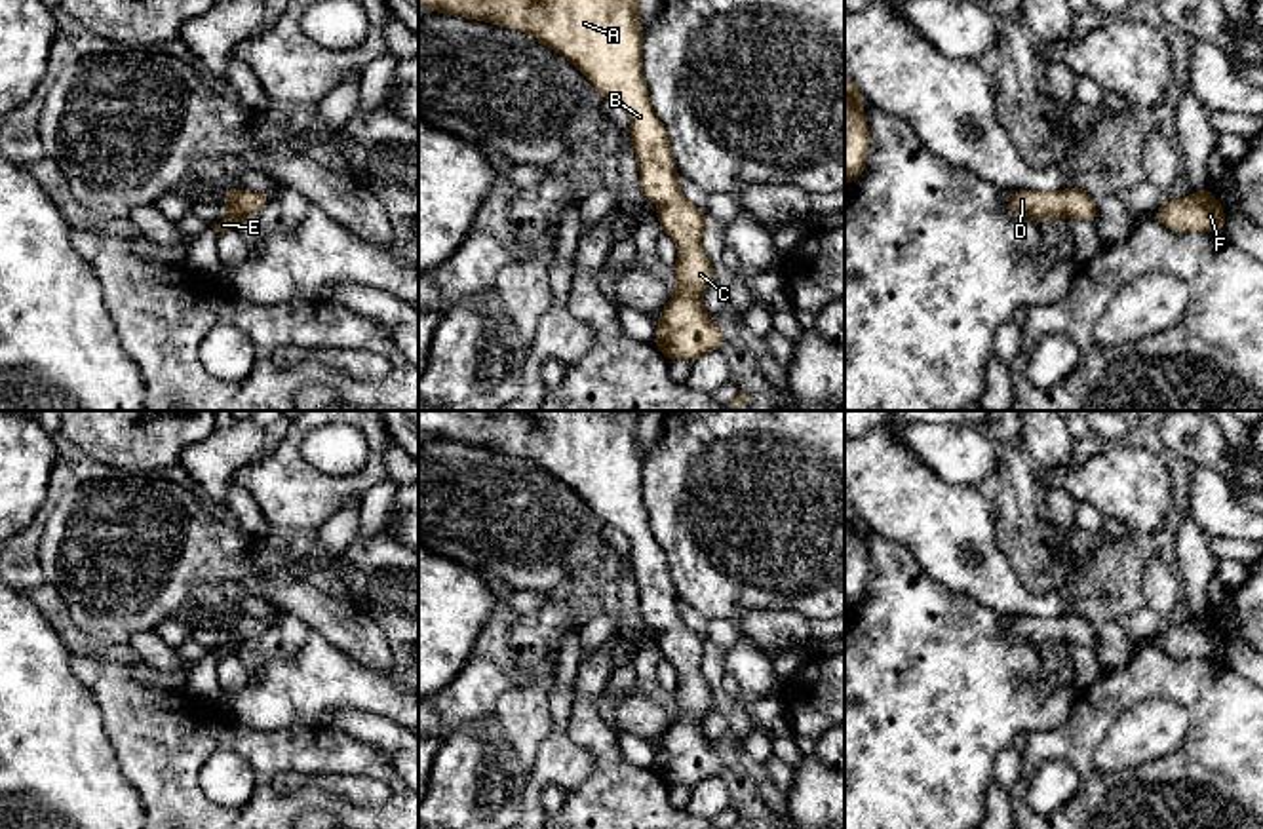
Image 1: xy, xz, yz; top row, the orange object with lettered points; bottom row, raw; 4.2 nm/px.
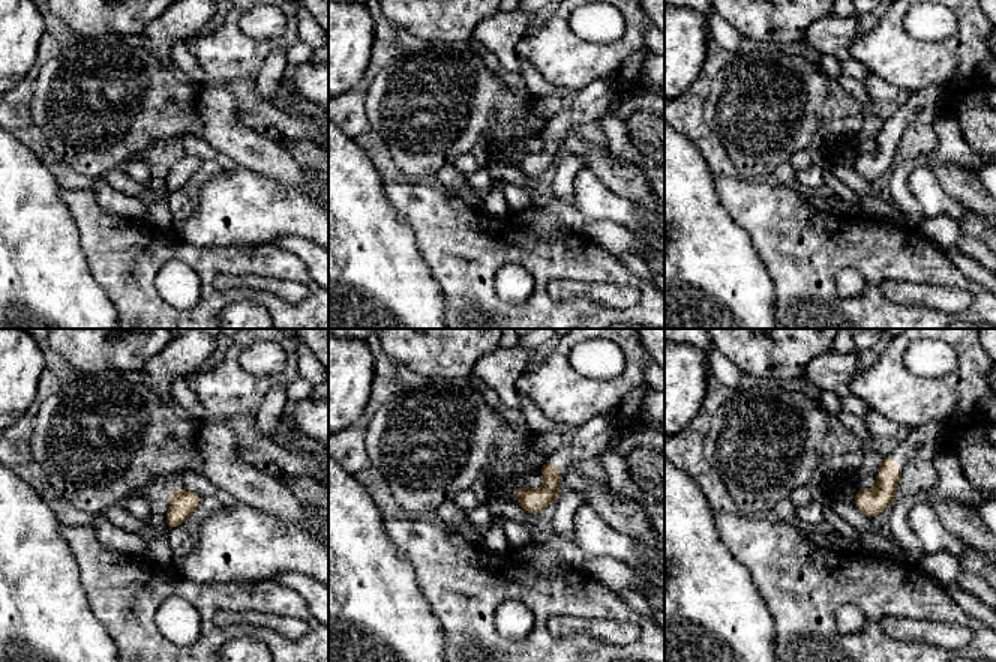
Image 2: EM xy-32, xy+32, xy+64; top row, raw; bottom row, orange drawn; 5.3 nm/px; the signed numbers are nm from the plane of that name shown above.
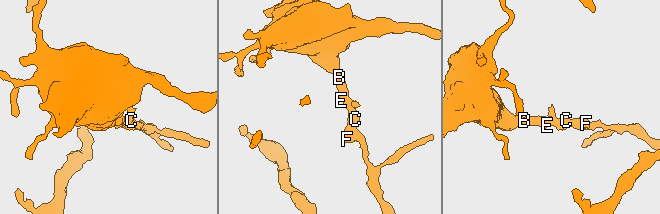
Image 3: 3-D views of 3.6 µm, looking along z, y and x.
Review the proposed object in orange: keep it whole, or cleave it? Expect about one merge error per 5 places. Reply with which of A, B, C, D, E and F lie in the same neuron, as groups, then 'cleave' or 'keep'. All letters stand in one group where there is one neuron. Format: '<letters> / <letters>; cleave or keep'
A B C D E F; keep

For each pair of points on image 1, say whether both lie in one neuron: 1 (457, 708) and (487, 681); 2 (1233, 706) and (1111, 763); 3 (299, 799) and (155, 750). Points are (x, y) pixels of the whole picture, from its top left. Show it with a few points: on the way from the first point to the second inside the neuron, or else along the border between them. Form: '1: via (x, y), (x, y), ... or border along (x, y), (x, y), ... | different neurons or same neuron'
1: via (465, 700), (480, 685) | same neuron
2: border along (1153, 757), (1111, 772) | different neurons
3: via (263, 780), (263, 765), (236, 738), (196, 738) | same neuron

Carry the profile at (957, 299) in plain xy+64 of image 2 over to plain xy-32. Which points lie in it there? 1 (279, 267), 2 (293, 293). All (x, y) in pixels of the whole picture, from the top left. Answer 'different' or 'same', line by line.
1: different
2: same

